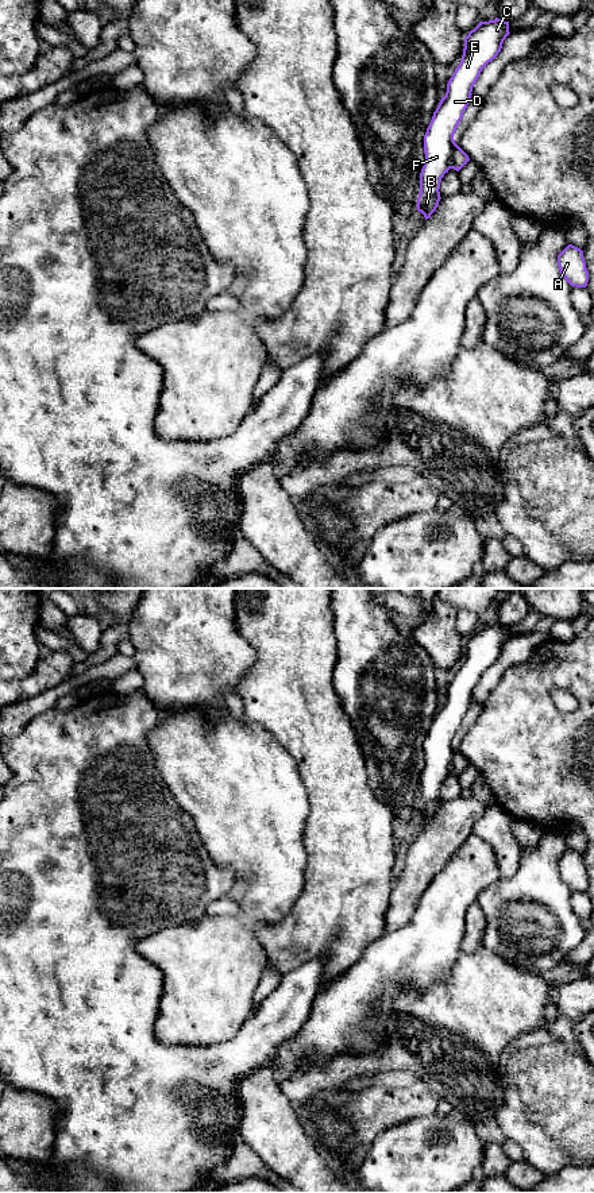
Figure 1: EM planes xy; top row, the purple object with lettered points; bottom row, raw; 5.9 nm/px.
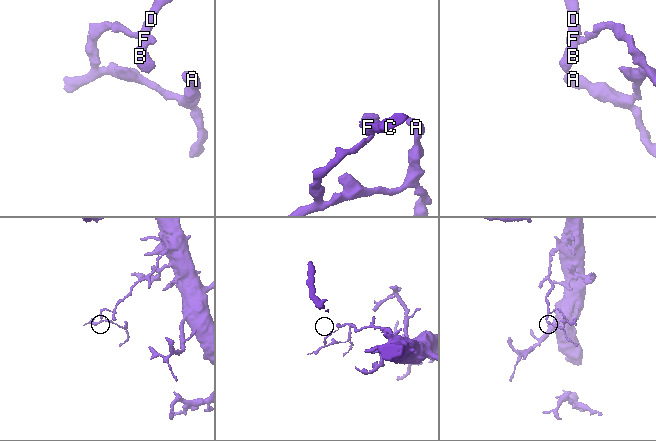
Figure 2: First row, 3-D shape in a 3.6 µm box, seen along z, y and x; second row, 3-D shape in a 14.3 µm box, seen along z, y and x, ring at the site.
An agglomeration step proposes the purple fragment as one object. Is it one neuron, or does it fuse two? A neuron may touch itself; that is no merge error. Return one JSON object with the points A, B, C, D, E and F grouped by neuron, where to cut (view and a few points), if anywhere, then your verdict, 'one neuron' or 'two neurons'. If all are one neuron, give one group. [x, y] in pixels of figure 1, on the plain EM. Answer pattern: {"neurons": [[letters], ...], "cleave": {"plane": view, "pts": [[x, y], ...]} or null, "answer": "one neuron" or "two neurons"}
{"neurons": [["A"], ["B", "C", "D", "E", "F"]], "cleave": {"plane": "xy", "pts": [[455, 748], [448, 772]]}, "answer": "two neurons"}

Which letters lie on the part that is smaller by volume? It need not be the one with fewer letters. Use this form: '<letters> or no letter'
A

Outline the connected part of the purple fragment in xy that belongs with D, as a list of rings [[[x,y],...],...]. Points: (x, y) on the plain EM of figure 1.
[[[498,622],[479,629],[464,642],[462,665],[447,688],[424,740],[425,767],[420,777],[417,815],[427,823],[436,815],[440,806],[440,787],[448,777],[448,765],[455,750],[454,738],[470,707],[472,691],[482,673],[502,653],[509,640],[509,626]]]

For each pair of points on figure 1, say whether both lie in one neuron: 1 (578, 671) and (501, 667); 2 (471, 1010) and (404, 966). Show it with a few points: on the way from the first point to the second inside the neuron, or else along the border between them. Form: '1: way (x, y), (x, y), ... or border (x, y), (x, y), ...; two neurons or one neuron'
1: border (535, 649), (525, 660), (512, 664), (489, 692); two neurons
2: border (455, 962), (447, 977), (421, 992), (401, 992); two neurons

